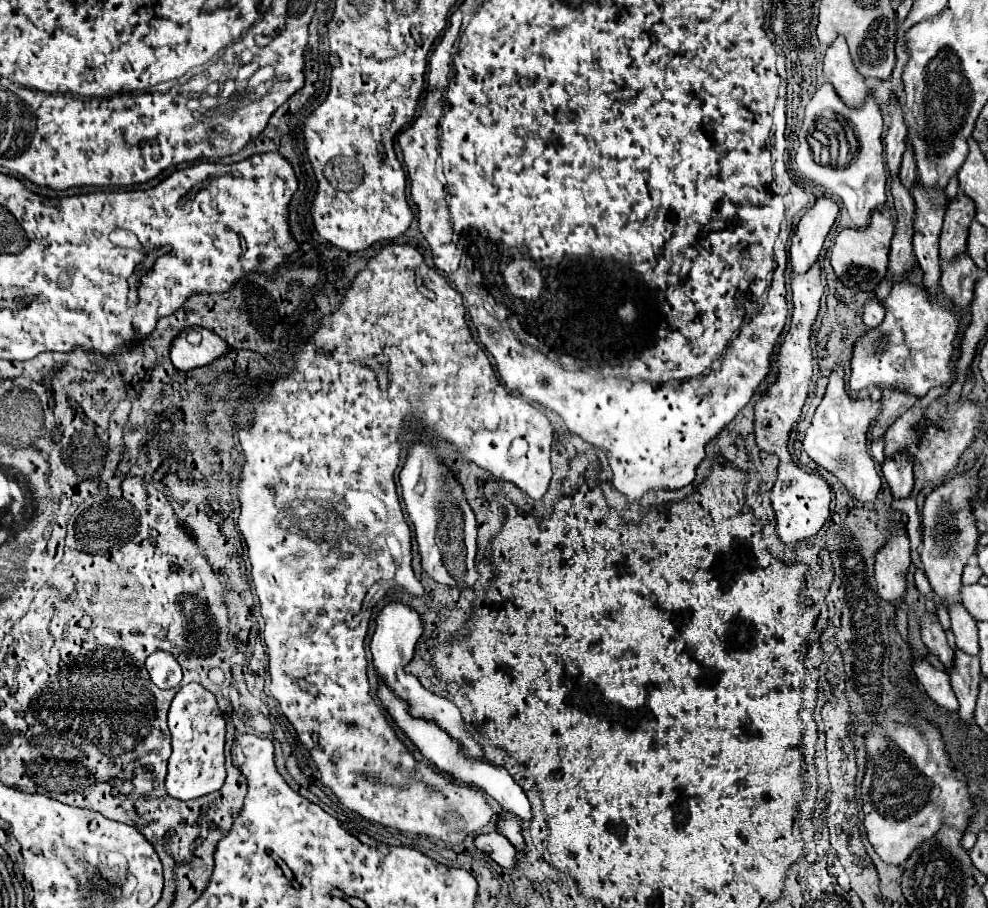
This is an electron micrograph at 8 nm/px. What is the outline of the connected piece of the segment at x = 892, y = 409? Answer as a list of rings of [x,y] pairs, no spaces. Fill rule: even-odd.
[[[884,389],[882,399],[880,399],[882,411],[880,411],[878,421],[872,427],[872,437],[870,439],[878,441],[886,433],[886,429],[892,425],[892,421],[896,421],[904,411],[908,411],[916,401],[918,401],[916,397],[908,397],[900,391],[896,391],[896,389]]]

